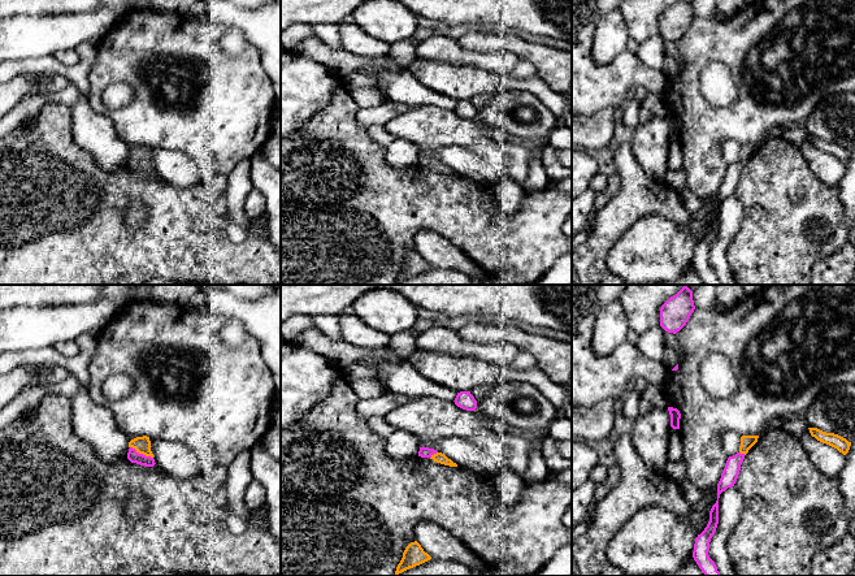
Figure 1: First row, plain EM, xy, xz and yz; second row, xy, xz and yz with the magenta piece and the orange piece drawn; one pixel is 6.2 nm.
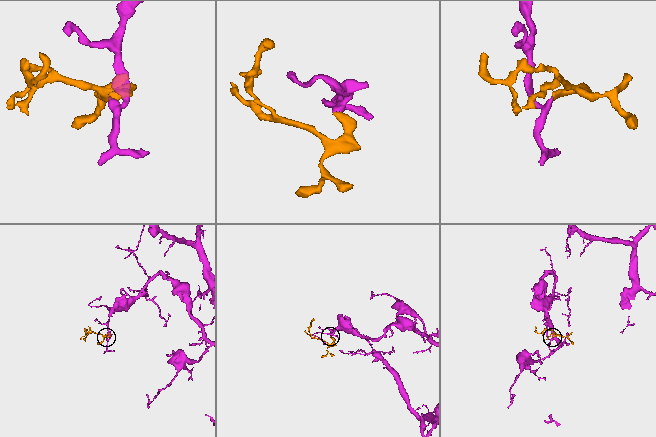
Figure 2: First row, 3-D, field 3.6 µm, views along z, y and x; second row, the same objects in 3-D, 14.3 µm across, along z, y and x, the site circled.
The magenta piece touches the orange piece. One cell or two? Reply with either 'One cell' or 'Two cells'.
One cell

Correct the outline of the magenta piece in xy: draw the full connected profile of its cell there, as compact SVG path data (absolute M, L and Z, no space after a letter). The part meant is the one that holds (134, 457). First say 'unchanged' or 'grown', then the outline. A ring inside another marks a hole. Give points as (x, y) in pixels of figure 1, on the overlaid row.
grown; M136 437L129 442L129 452L127 459L131 463L136 463L146 467L153 467L155 459L151 451L151 441L149 437Z

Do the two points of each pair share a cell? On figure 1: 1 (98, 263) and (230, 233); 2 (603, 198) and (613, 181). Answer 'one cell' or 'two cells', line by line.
1: two cells
2: one cell

